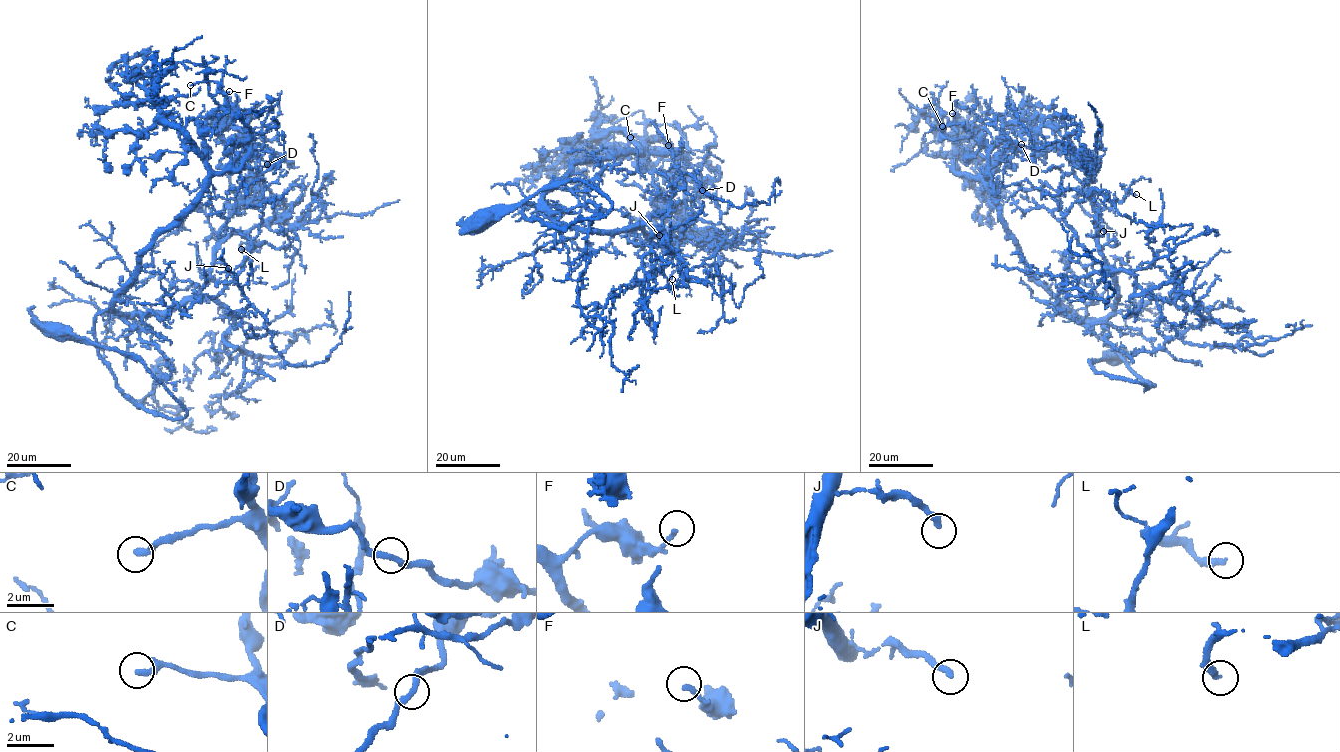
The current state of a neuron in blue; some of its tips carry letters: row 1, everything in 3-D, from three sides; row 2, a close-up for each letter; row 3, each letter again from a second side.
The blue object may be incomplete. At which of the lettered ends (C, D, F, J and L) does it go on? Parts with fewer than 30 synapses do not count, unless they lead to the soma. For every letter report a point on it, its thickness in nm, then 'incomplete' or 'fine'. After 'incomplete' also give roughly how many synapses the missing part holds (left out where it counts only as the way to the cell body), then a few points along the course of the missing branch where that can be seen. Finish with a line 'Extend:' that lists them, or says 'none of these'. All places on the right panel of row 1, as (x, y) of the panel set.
C: at (942, 126); 280 nm thick; incomplete; about 40 synapses; missing branch runs (942, 126), (951, 124), (959, 116)
D: at (1021, 144); 220 nm thick; fine
F: at (952, 113); 200 nm thick; fine
J: at (1103, 231); 240 nm thick; fine
L: at (1136, 194); 240 nm thick; fine
Extend: C

